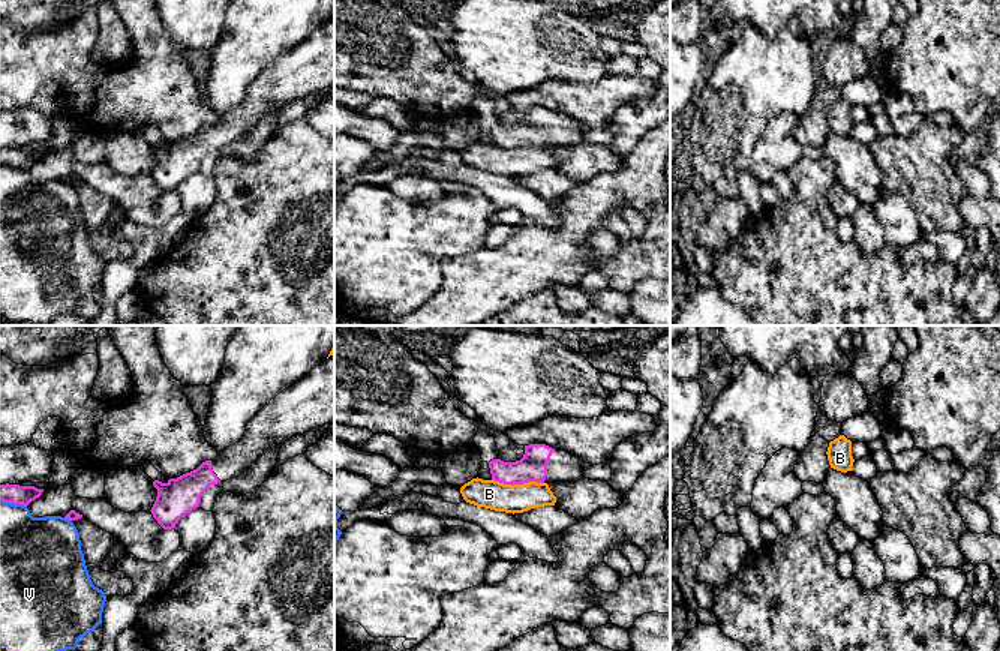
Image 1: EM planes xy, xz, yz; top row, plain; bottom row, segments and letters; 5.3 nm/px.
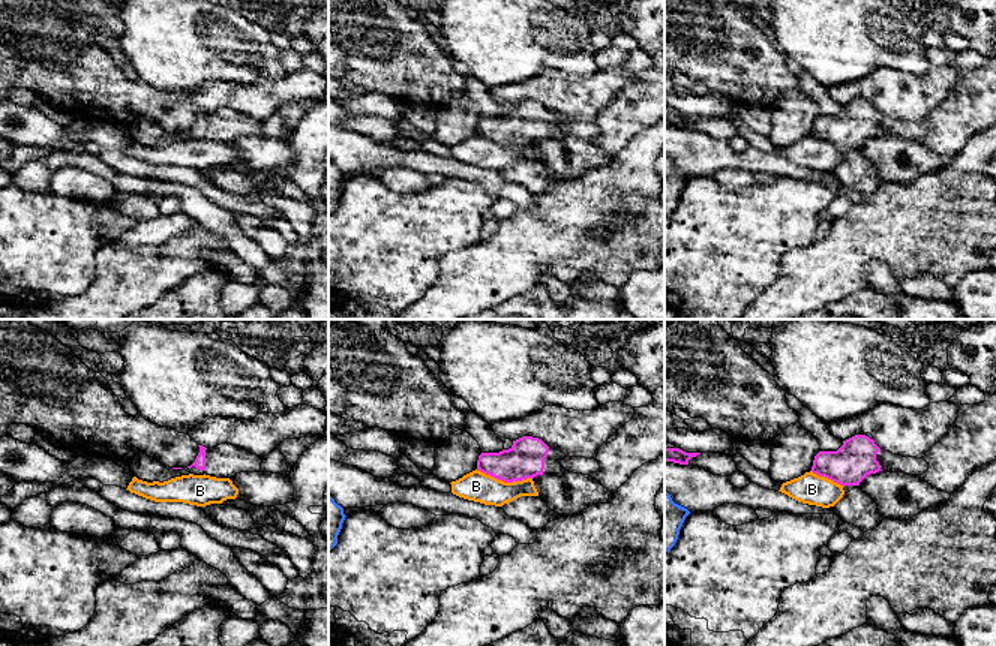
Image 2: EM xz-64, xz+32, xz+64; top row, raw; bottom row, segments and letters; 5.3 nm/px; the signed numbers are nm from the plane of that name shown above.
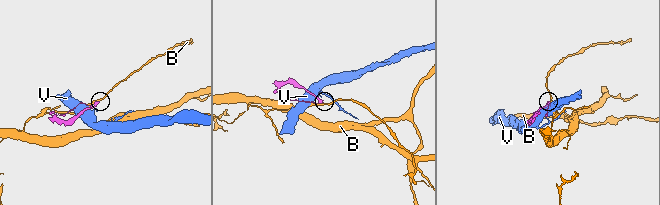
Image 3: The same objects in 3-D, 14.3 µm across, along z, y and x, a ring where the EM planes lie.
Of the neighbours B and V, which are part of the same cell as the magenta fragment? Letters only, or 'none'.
none

